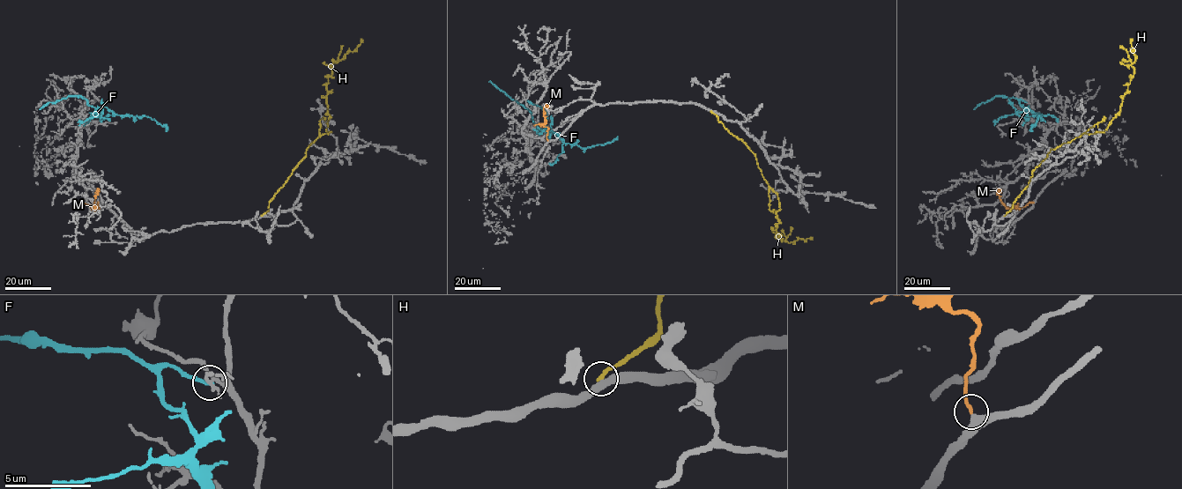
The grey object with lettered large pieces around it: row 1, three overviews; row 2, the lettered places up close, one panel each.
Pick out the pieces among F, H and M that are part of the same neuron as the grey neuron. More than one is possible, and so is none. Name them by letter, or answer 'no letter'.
M

